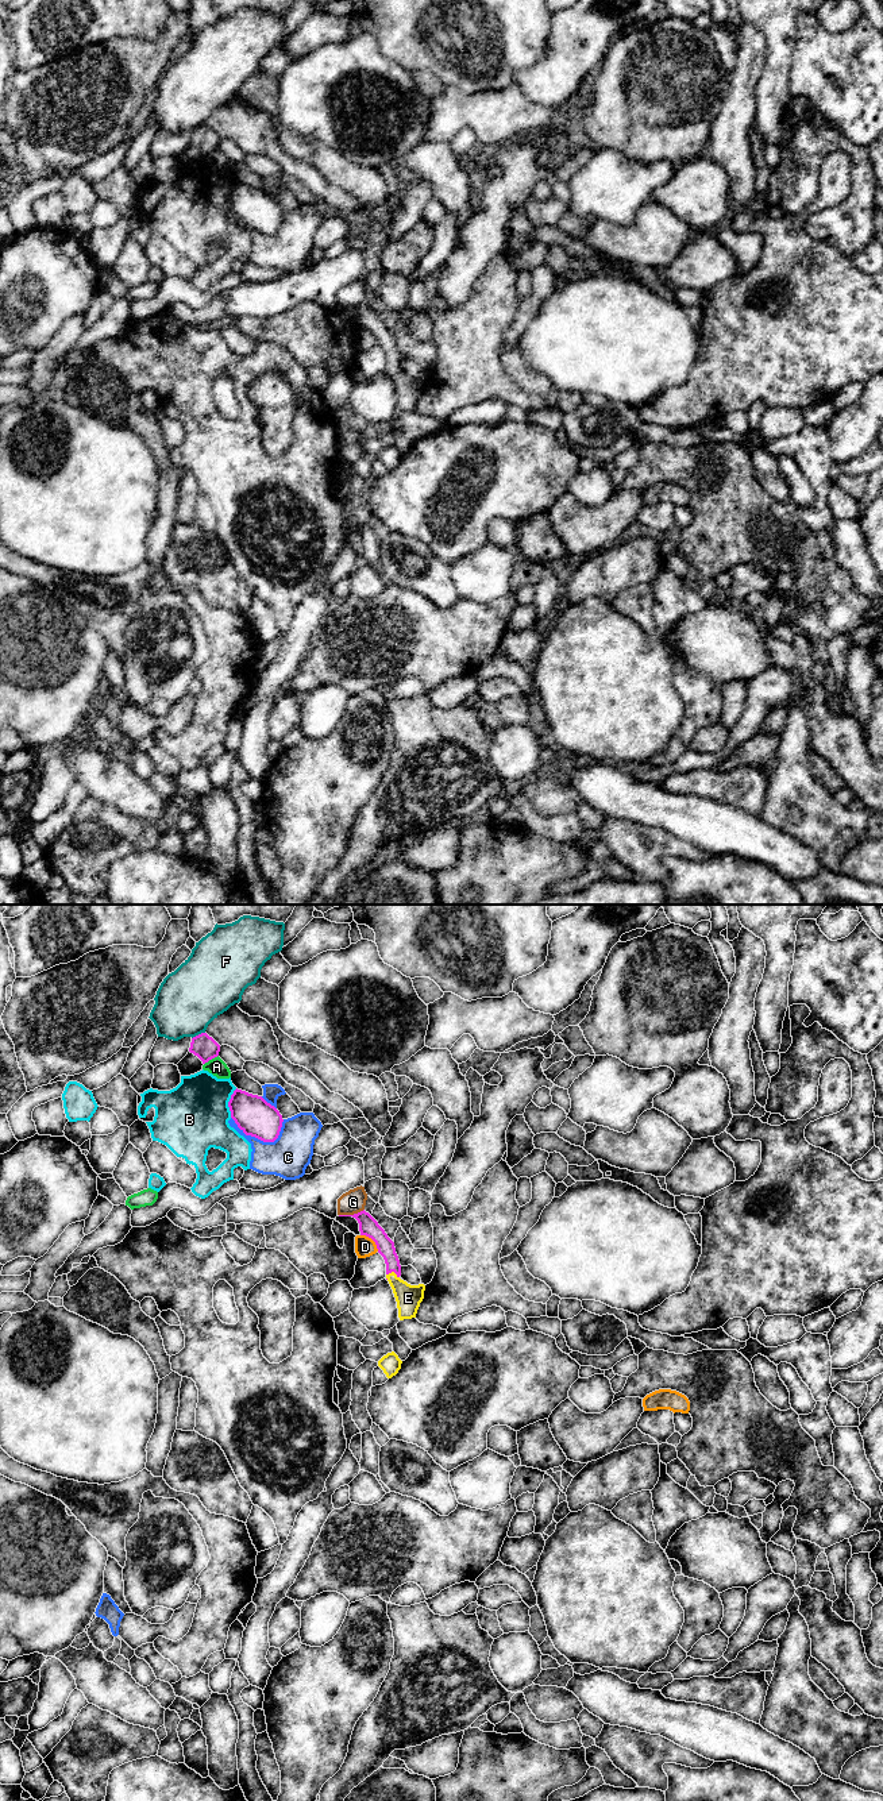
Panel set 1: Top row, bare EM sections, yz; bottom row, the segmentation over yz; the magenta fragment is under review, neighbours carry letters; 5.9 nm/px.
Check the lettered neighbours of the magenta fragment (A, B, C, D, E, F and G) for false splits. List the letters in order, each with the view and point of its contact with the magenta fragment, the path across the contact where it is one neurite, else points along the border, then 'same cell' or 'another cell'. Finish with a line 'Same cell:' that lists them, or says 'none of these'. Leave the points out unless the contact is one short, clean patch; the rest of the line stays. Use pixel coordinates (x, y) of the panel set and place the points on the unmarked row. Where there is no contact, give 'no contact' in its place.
A: meets magenta in yz at (211, 151); another cell
B: meets magenta in yz at (228, 196); another cell
C: meets magenta in yz at (261, 232); another cell
D: meets magenta in yz at (371, 331); another cell
E: meets magenta in yz at (393, 363); runs through yz (385, 338), (393, 363), (394, 374), (408, 390); same cell
F: meets magenta in yz at (199, 127); another cell
G: meets magenta in yz at (351, 308); border along yz (363, 301), (353, 307), (339, 308); another cell
Same cell: E

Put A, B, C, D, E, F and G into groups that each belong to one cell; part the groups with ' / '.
A / B / C / D / E / F / G

